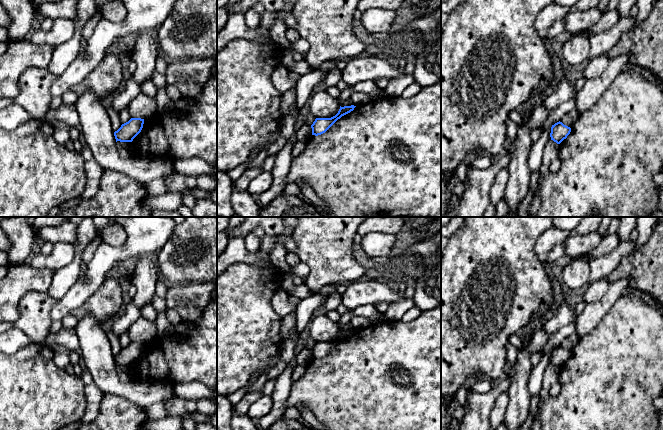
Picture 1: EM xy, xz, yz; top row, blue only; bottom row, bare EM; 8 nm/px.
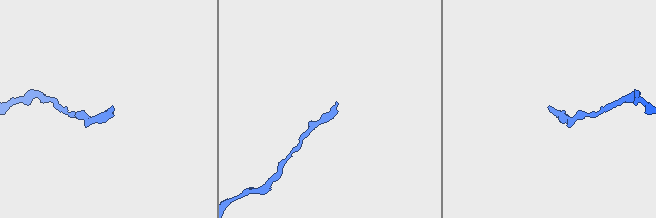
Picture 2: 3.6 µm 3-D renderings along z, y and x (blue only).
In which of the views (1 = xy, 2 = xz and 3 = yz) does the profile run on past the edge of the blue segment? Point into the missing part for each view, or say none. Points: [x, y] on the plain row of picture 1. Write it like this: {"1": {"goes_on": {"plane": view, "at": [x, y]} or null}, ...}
{"1": {"goes_on": null}, "2": {"goes_on": null}, "3": {"goes_on": null}}

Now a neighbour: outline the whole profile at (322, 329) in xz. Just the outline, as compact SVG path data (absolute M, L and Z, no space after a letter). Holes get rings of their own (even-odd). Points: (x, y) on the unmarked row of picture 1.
M320 314L311 319L306 334L316 342L331 342L339 333L339 324L333 322L326 314Z

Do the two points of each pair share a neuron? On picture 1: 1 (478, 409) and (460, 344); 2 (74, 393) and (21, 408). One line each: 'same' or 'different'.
1: different
2: same

